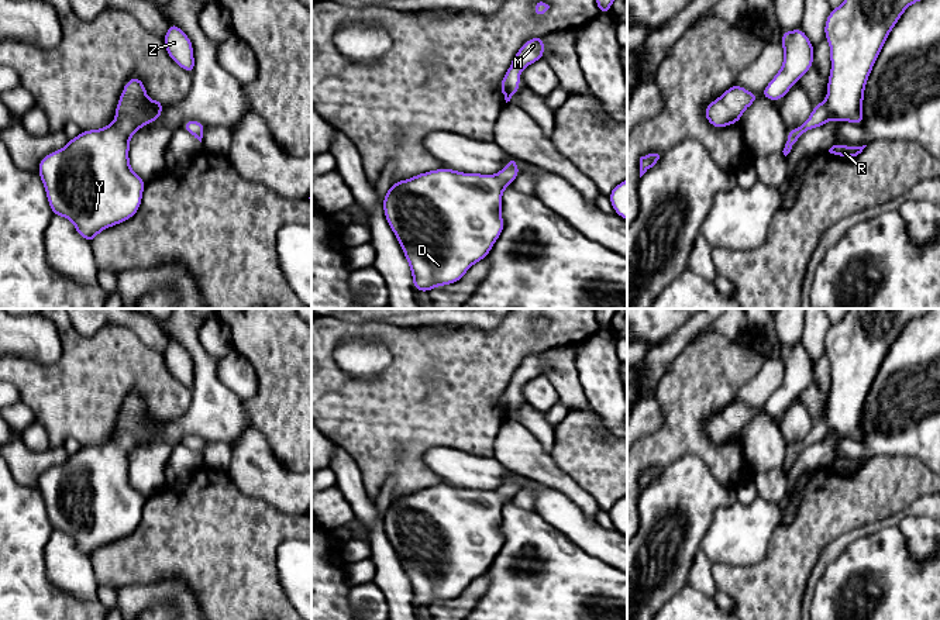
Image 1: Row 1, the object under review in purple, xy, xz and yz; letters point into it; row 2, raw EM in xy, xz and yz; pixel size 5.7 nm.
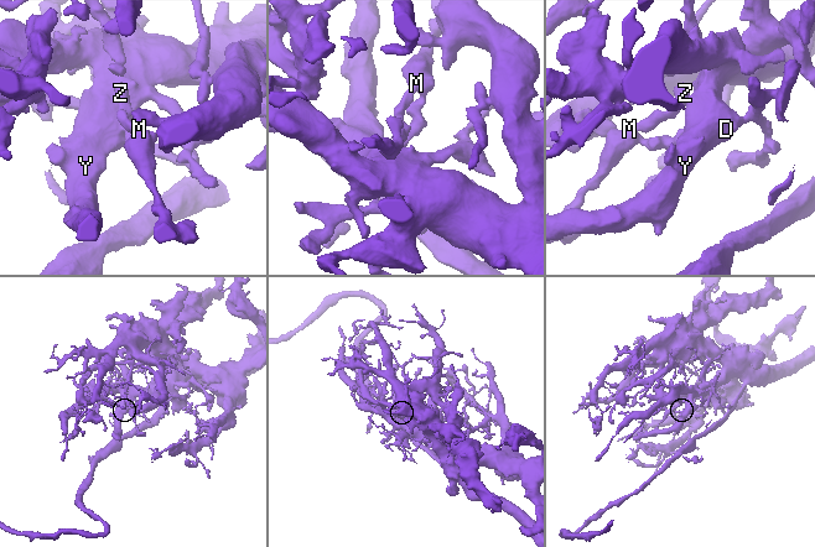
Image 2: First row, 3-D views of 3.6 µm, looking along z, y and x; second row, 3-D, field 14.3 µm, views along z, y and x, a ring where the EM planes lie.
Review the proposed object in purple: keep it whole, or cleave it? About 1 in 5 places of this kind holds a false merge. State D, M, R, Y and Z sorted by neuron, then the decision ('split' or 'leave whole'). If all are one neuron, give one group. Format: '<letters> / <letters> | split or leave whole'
D M R Y Z | leave whole

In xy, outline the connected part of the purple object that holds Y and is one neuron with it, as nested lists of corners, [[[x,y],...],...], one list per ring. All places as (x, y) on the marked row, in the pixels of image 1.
[[[132,76],[124,85],[116,106],[116,118],[101,130],[82,131],[58,151],[44,156],[38,175],[44,183],[52,216],[70,220],[78,235],[87,242],[103,230],[134,217],[142,202],[145,180],[130,168],[130,138],[151,121],[158,121],[163,104],[149,100],[142,80]]]

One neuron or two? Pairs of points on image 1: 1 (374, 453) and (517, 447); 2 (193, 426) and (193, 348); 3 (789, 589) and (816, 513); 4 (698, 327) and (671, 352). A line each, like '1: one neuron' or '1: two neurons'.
1: two neurons
2: one neuron
3: one neuron
4: one neuron

